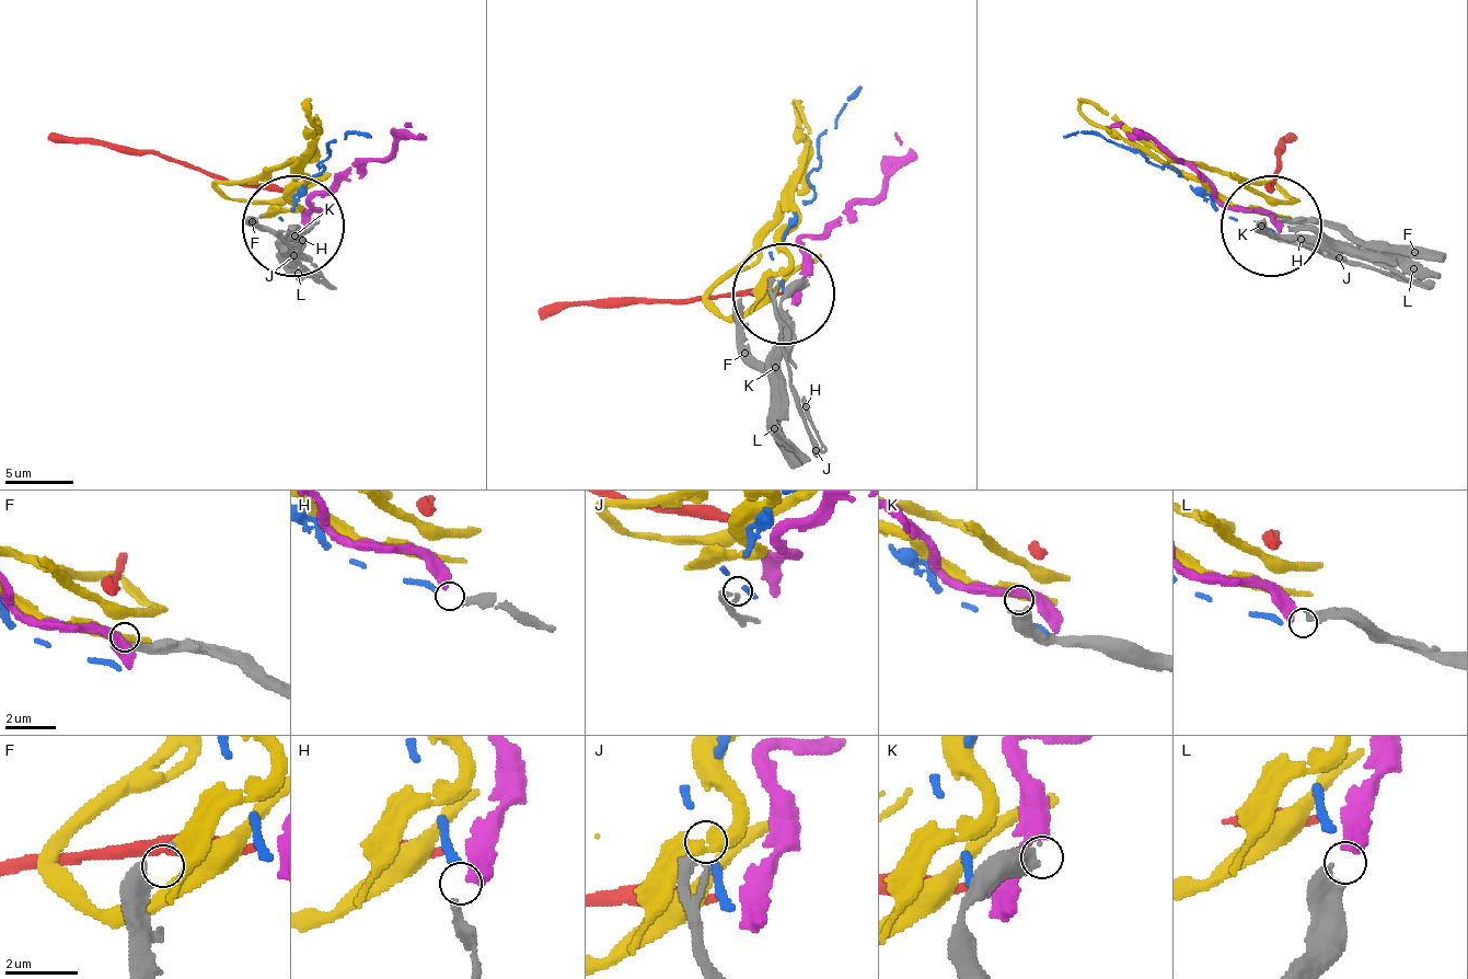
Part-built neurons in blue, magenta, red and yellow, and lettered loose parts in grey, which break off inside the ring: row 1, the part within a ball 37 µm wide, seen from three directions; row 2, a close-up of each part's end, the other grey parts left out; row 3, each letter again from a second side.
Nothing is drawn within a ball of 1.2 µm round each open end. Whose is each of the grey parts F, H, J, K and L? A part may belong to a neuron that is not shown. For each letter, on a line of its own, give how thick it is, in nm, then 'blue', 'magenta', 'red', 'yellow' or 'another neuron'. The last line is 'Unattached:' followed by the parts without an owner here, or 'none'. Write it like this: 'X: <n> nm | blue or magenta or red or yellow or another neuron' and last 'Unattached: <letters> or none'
F: 130 nm | yellow
H: 340 nm | blue
J: 240 nm | another neuron
K: 500 nm | another neuron
L: 400 nm | magenta
Unattached: J, K

